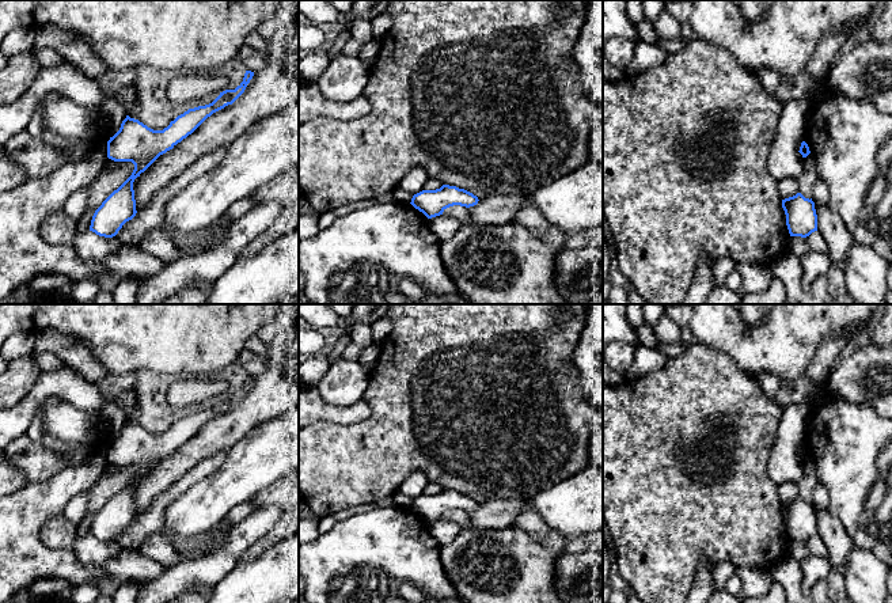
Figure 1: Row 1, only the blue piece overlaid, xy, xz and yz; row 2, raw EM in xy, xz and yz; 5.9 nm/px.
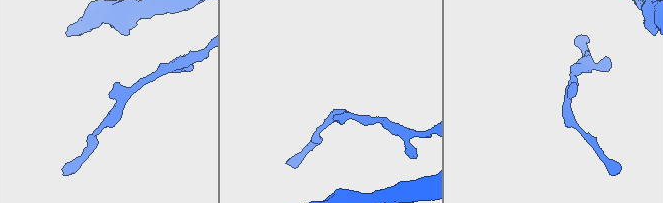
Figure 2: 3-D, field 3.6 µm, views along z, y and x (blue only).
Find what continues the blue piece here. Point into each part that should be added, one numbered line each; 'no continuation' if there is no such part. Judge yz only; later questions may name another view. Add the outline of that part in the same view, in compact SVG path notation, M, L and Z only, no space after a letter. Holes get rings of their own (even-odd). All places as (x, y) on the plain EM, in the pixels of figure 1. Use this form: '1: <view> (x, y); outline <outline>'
no continuation

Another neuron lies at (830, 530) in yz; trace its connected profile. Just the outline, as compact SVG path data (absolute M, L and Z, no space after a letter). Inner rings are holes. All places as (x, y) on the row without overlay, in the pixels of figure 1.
M815 508L815 513L817 519L817 535L827 547L827 558L832 568L843 570L847 554L850 550L855 549L855 546L849 539L840 522L831 515L830 511Z

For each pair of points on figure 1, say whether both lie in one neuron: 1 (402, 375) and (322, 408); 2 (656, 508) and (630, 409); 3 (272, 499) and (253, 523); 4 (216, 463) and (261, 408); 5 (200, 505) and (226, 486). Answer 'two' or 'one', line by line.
1: two
2: one
3: two
4: two
5: one

